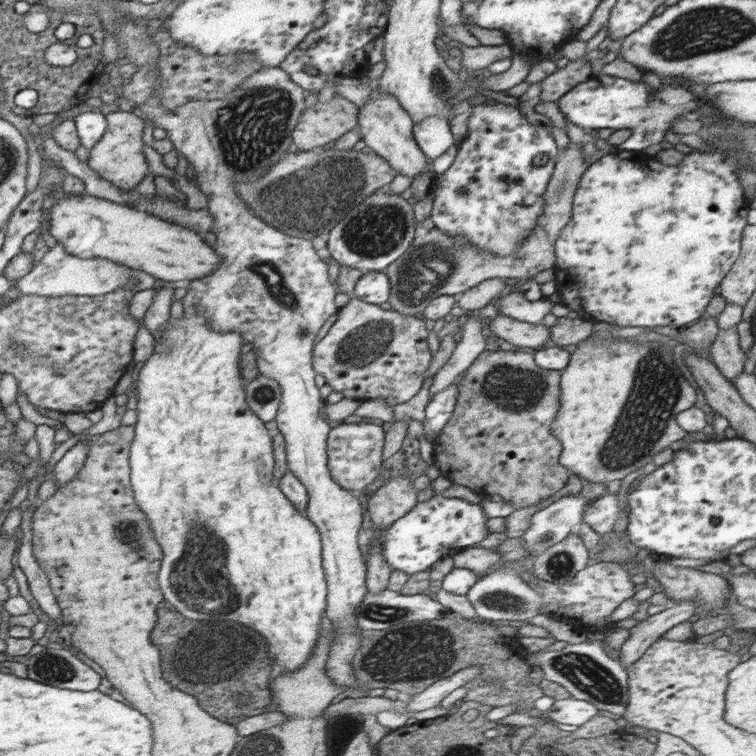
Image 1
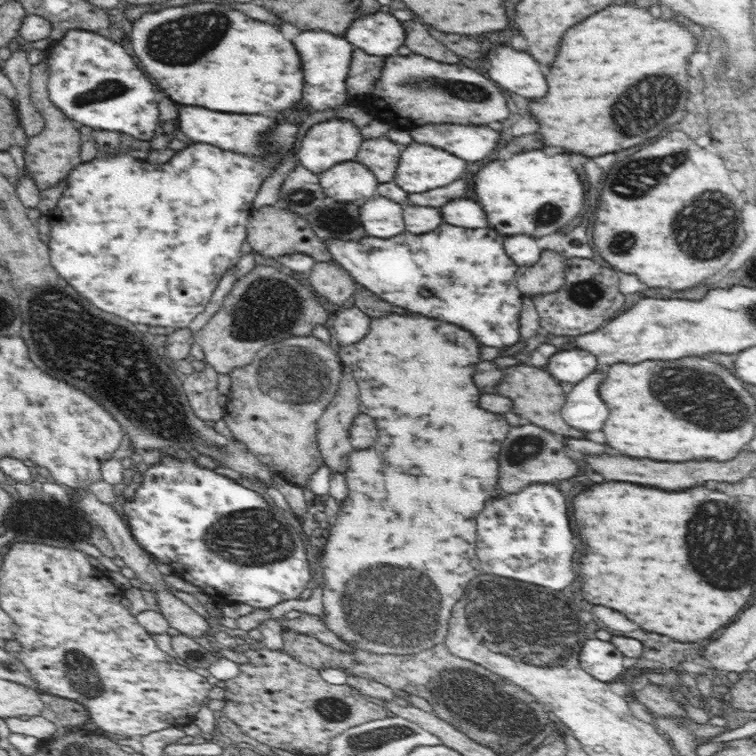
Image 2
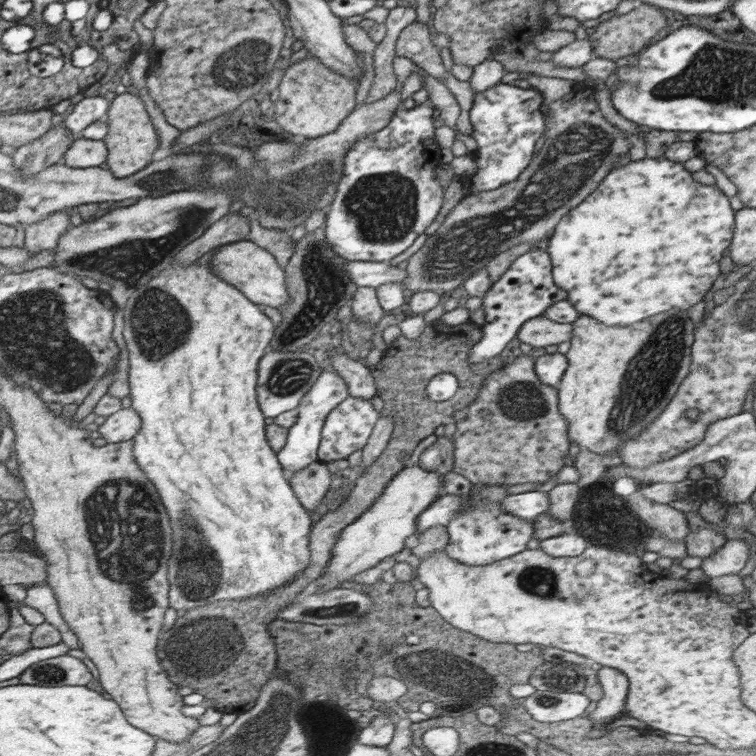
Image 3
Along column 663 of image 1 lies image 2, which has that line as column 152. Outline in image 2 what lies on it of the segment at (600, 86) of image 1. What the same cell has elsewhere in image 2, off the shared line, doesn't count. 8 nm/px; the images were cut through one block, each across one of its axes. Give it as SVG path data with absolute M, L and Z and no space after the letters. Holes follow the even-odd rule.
M72 28L64 38L56 42L55 47L50 52L46 52L45 58L48 67L50 68L50 74L48 76L48 97L50 97L50 101L52 101L54 105L56 105L56 107L58 107L58 109L60 109L60 111L62 111L69 119L76 120L76 122L80 122L80 124L83 124L84 126L90 126L90 128L93 128L94 130L109 130L112 132L129 134L136 140L152 140L154 130L156 130L156 126L158 126L158 104L156 104L156 102L159 102L159 100L154 98L154 94L159 94L159 92L154 90L154 84L148 80L149 77L144 76L145 73L138 68L134 63L132 56L126 52L121 44L112 42L112 40L108 40L97 33L90 33L88 30L74 30Z

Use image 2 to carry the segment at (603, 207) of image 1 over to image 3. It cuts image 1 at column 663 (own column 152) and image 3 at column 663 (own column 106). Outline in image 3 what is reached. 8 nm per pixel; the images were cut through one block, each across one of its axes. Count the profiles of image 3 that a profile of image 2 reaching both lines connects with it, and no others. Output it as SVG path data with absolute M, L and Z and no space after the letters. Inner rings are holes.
M645 157L636 162L630 162L626 166L614 168L580 206L567 212L555 226L547 248L553 266L553 281L558 288L567 292L567 301L575 306L580 315L591 316L606 326L636 324L644 318L666 312L670 308L690 310L692 306L696 306L703 300L706 292L714 287L715 280L720 278L720 259L724 256L726 248L730 246L735 231L735 210L732 209L728 199L718 186L704 186L696 182L691 172L685 169L682 163L672 162L666 157Z

